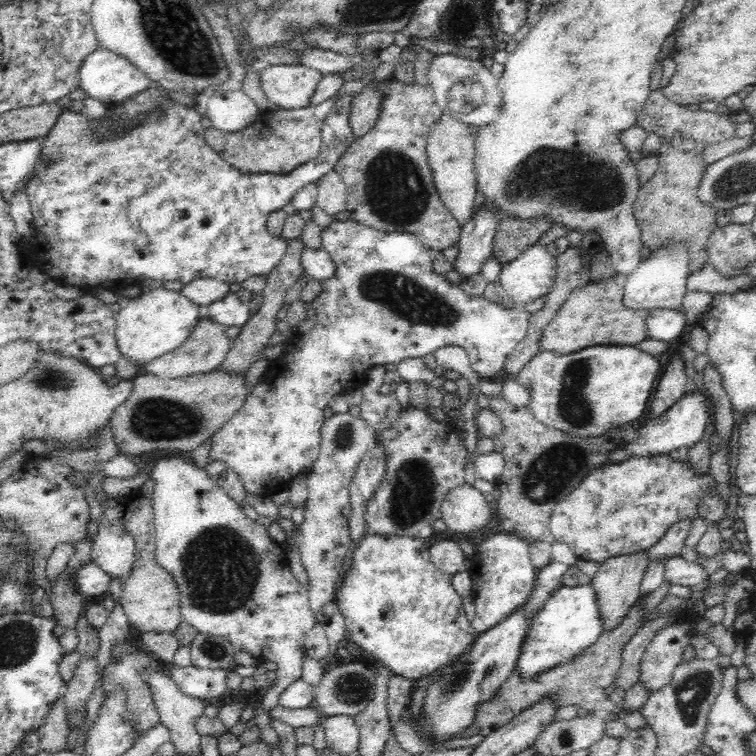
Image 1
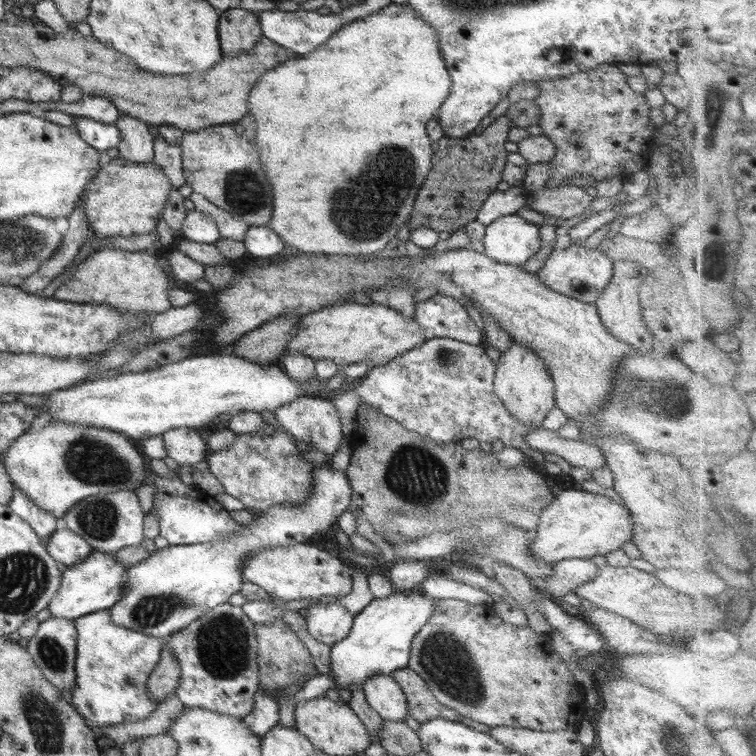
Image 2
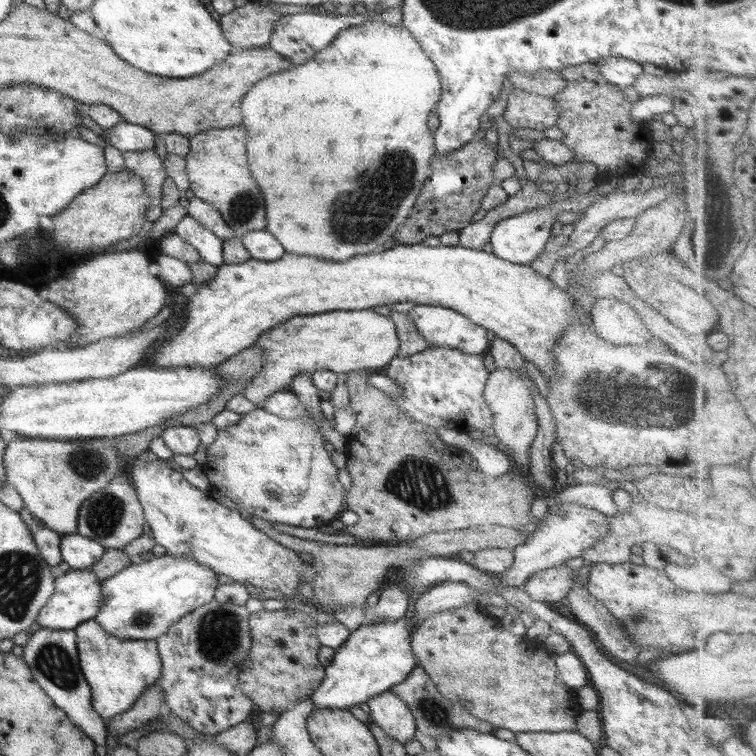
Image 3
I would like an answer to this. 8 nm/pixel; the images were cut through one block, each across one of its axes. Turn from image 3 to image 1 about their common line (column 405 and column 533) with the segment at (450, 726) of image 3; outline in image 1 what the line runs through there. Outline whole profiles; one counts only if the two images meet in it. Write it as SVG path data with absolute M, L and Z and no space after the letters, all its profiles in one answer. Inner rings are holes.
M640 594L641 598L628 610L624 620L614 630L603 632L598 640L585 650L583 655L576 657L573 661L550 668L550 670L544 670L538 674L538 678L532 678L532 680L522 680L514 668L508 680L496 690L496 696L488 698L488 702L480 702L480 706L476 710L475 722L454 738L473 737L475 735L486 737L494 730L500 730L502 726L512 722L512 718L520 714L528 705L552 695L558 697L558 709L561 706L578 704L582 711L608 710L608 712L618 712L618 704L616 706L616 703L606 695L606 687L613 684L617 670L620 668L621 652L624 645L634 636L636 629L643 624L643 601L649 595Z

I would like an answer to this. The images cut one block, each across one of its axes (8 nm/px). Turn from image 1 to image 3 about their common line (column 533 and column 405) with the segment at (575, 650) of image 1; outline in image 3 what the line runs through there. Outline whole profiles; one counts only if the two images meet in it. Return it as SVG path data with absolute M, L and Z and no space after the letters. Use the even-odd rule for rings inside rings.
M404 616L396 622L368 622L351 631L344 646L336 649L332 662L325 667L325 677L311 694L314 709L332 708L348 710L368 702L376 694L384 694L392 686L404 682L417 664L411 648L411 636L417 623L412 616Z

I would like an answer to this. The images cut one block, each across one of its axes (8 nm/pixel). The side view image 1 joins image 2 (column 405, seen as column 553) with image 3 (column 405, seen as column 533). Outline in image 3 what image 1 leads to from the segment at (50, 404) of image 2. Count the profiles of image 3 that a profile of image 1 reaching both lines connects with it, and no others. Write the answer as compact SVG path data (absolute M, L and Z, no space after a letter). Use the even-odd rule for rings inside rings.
M438 346L428 347L420 354L412 354L406 358L396 356L389 364L387 376L400 385L404 392L401 396L388 394L388 397L394 399L398 409L414 421L420 421L434 430L444 427L467 433L493 426L494 414L484 400L484 387L490 372L484 365L482 355L464 354L464 350Z

